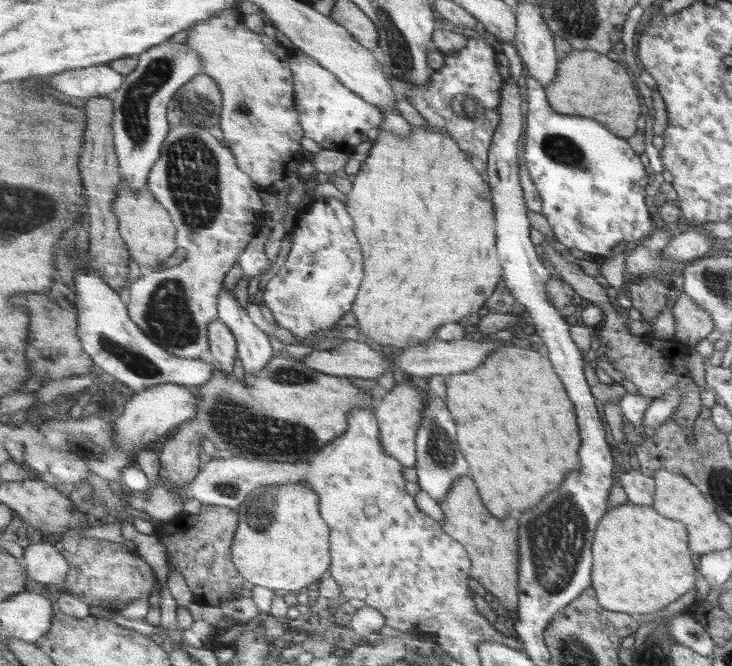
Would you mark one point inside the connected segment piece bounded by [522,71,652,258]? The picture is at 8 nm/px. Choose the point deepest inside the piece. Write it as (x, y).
(591, 183)

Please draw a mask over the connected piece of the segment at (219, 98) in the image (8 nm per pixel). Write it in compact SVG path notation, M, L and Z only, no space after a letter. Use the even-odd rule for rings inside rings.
M208 73L196 76L176 93L175 113L188 124L206 126L218 131L224 108L224 95L220 83Z

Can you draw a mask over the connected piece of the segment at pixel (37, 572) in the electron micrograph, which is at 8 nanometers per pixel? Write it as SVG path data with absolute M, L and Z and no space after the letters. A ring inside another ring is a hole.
M42 540L32 545L25 544L24 555L32 579L36 578L44 586L65 585L70 575L70 562L54 542Z

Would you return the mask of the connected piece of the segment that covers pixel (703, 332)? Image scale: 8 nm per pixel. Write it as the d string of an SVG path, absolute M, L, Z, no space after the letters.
M686 293L680 294L673 302L672 314L675 320L676 338L687 348L695 347L715 329L715 320L710 312L698 306Z

